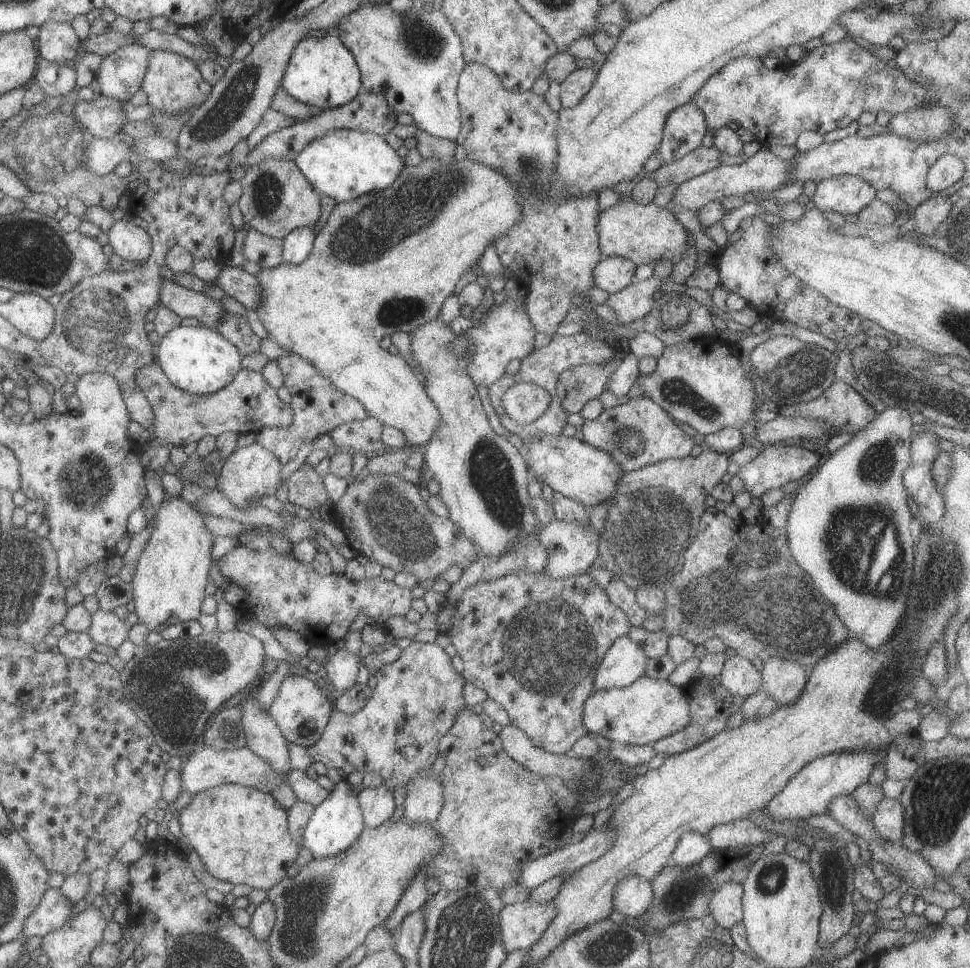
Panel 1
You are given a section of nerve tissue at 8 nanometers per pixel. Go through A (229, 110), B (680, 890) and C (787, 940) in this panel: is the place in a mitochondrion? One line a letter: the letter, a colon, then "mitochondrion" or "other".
A: mitochondrion
B: mitochondrion
C: other

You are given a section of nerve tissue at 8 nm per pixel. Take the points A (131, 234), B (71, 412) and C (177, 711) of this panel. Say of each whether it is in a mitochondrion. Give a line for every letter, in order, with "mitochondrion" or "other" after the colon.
A: other
B: other
C: mitochondrion

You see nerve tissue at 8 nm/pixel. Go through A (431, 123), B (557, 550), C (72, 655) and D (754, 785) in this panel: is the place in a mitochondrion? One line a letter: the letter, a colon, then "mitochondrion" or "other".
A: other
B: other
C: other
D: other

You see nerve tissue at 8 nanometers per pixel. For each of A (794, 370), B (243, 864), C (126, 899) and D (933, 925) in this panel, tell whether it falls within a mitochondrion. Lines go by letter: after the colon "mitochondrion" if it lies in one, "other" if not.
A: mitochondrion
B: other
C: other
D: other

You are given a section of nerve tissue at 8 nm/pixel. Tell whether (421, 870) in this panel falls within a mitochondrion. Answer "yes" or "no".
no

